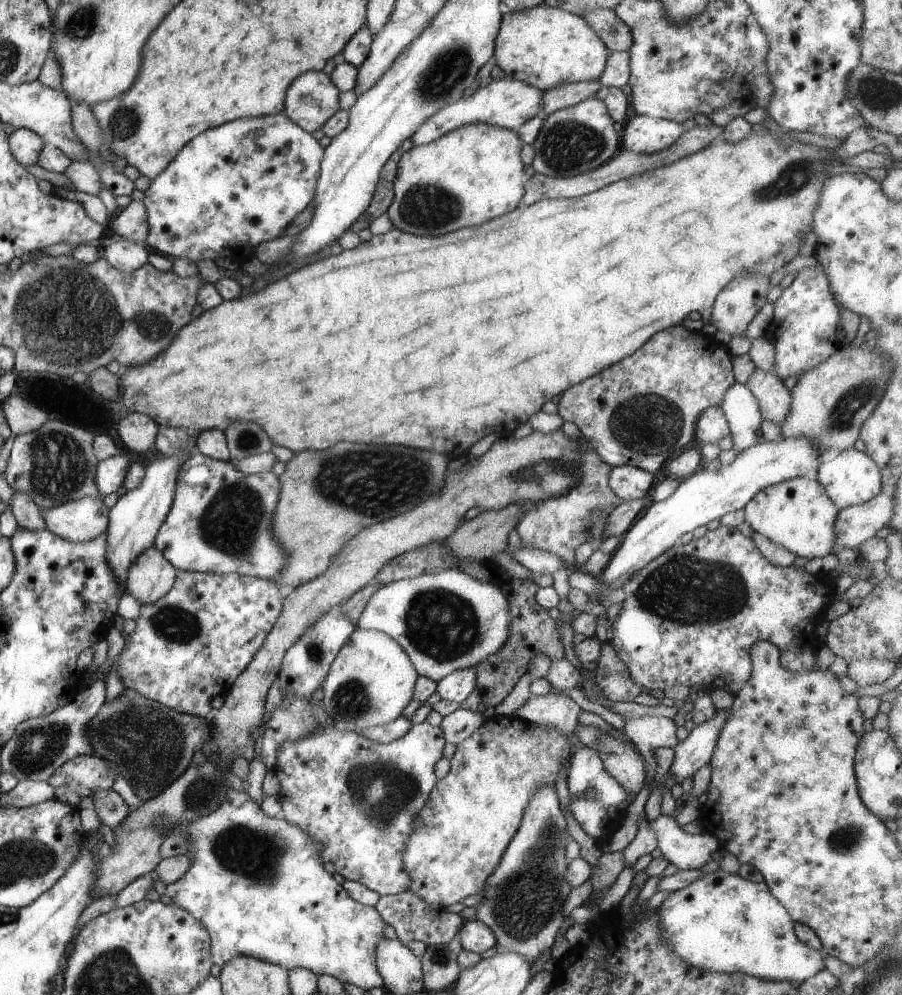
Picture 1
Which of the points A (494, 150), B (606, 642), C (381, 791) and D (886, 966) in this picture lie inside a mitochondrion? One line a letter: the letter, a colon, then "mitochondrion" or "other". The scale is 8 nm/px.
A: other
B: other
C: mitochondrion
D: other

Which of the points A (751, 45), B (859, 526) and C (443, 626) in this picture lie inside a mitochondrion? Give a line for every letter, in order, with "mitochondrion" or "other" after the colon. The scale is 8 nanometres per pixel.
A: other
B: other
C: mitochondrion

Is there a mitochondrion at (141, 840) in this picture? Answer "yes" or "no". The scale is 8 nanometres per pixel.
no

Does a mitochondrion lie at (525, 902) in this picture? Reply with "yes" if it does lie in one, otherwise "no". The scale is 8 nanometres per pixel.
yes

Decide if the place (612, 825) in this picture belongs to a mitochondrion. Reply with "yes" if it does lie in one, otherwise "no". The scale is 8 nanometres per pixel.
no

